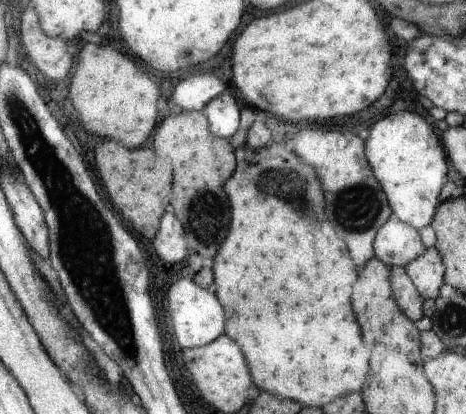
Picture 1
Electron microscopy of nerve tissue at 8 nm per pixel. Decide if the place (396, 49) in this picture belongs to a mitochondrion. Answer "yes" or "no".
no

